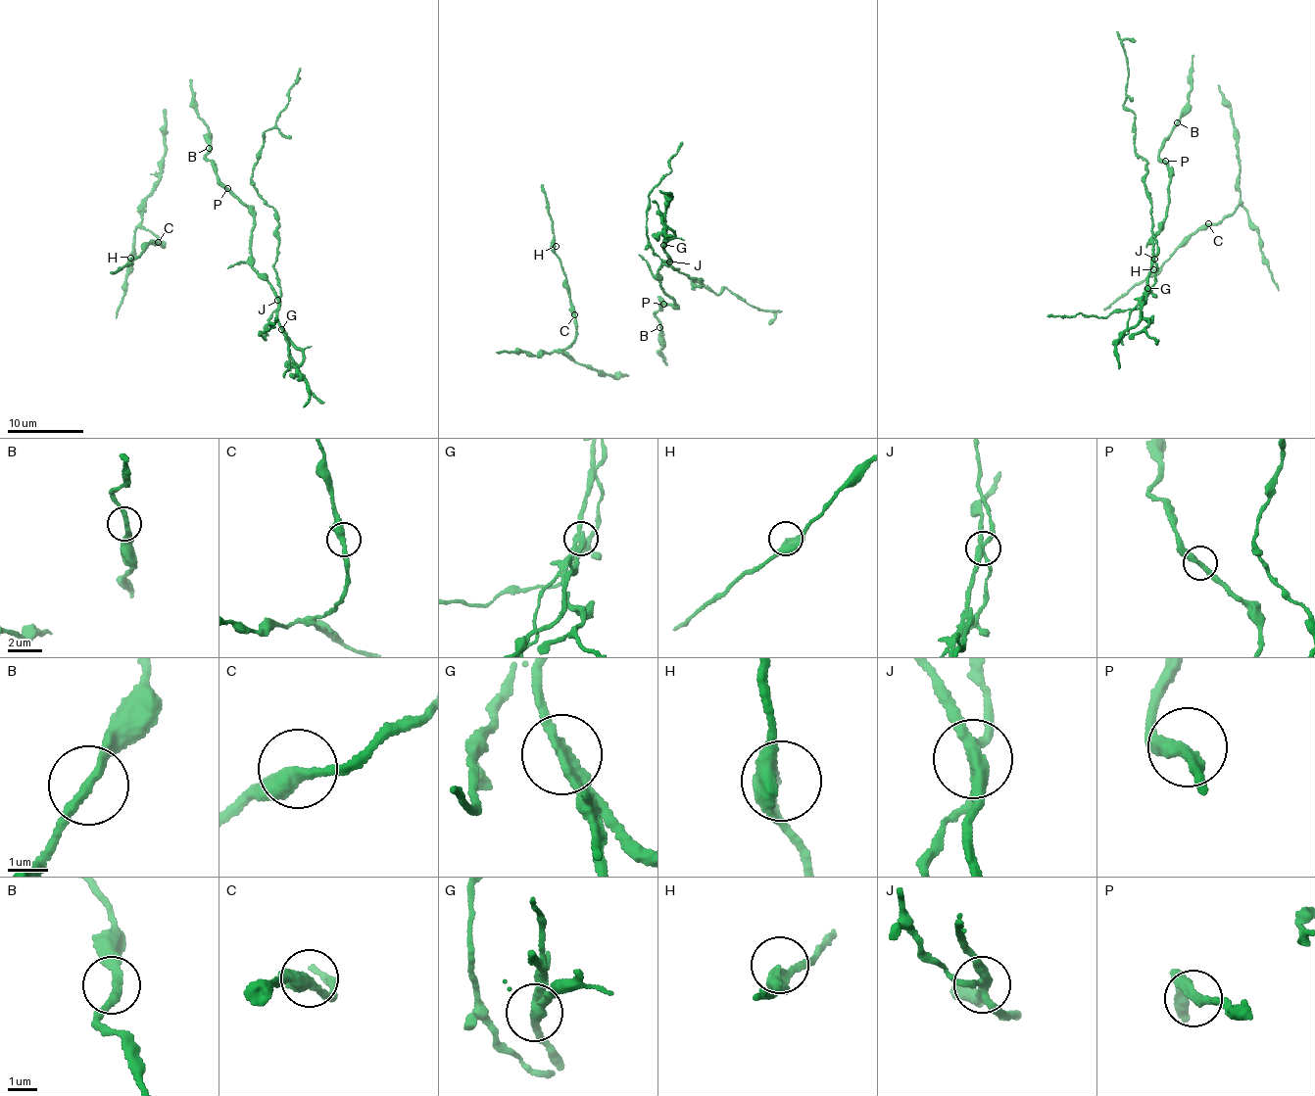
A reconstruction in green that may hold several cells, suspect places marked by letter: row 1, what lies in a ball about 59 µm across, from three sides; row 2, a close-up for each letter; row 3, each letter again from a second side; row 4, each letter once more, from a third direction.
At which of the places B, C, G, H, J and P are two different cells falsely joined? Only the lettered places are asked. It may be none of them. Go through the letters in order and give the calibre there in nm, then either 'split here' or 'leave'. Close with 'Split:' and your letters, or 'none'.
B: 240 nm thick; leave
C: 380 nm thick; leave
G: 340 nm thick; split here
H: 400 nm thick; leave
J: 280 nm thick; split here
P: 320 nm thick; leave
Split: G, J

